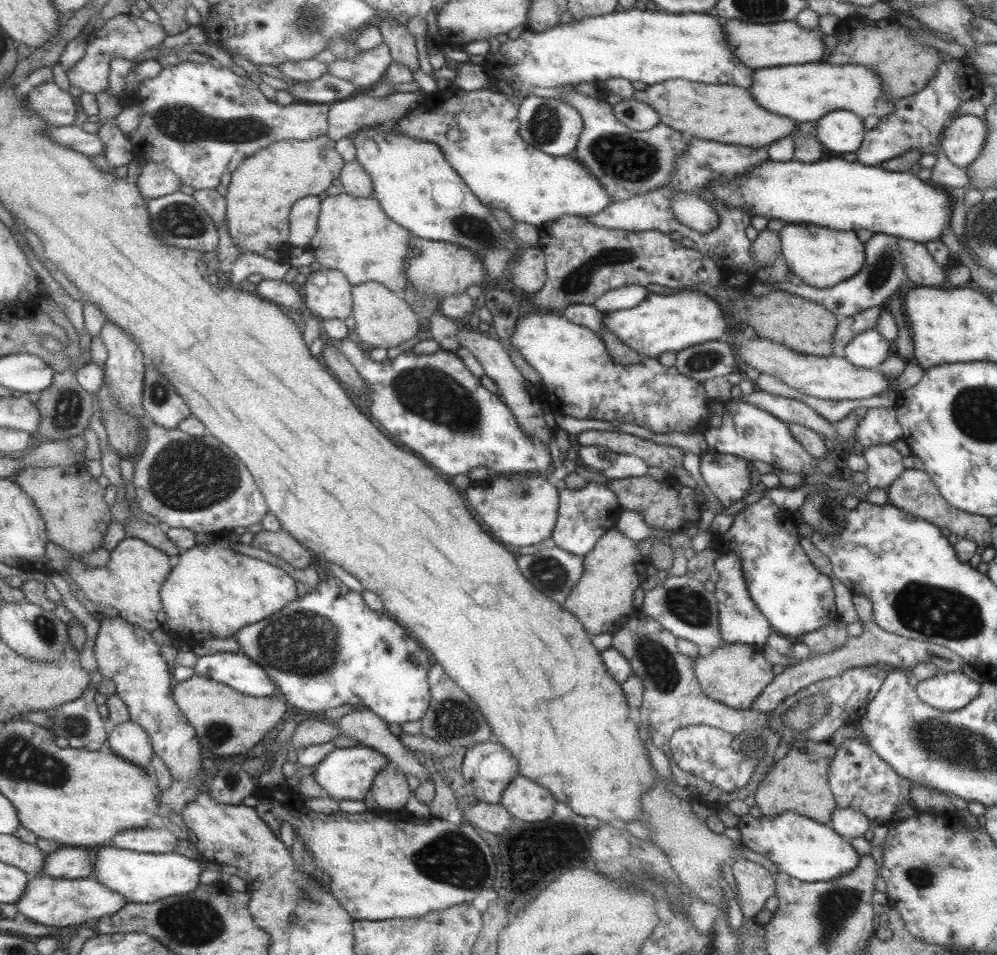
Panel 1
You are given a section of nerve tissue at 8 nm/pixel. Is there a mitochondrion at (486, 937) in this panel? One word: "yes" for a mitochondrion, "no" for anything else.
no

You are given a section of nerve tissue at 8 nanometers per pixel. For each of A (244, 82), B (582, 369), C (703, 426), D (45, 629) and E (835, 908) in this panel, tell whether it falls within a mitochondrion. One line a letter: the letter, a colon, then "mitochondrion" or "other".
A: other
B: other
C: other
D: mitochondrion
E: mitochondrion

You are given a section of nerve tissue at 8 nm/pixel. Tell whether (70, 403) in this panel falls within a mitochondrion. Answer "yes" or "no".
yes

